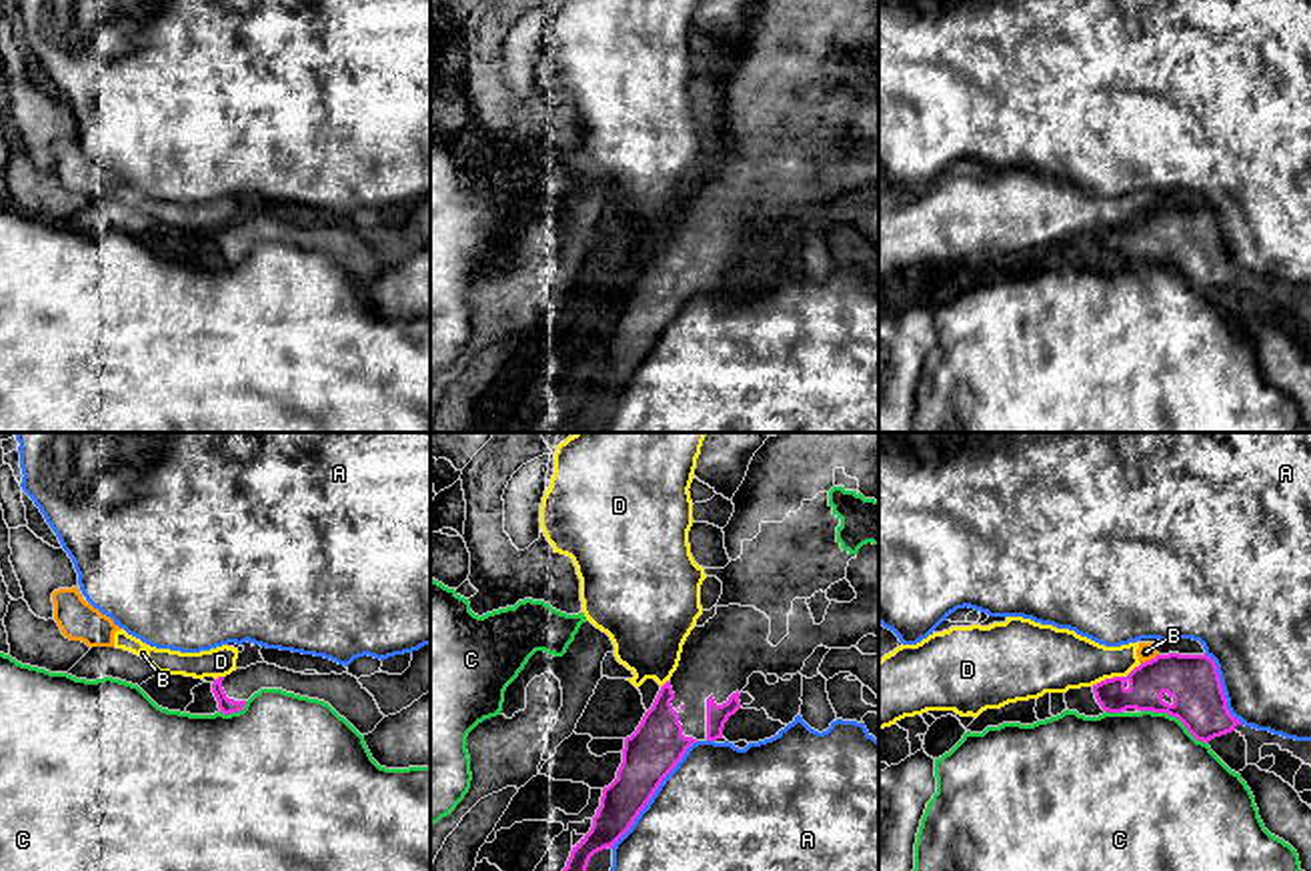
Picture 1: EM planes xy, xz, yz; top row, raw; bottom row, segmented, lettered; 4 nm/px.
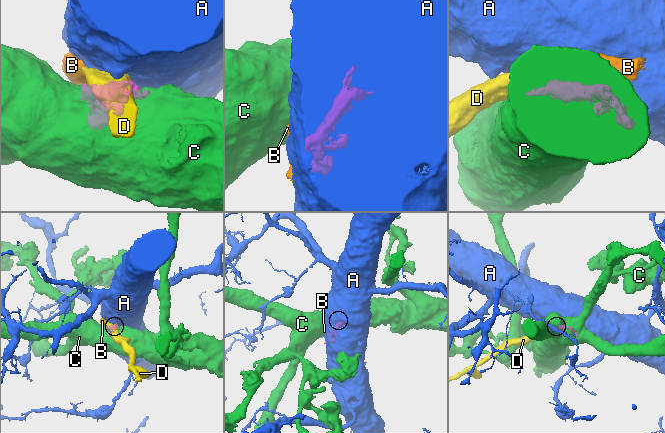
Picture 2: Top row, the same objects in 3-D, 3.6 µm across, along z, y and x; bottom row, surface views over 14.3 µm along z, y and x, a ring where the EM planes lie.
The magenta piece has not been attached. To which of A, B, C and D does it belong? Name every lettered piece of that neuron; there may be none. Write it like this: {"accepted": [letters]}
{"accepted": []}

